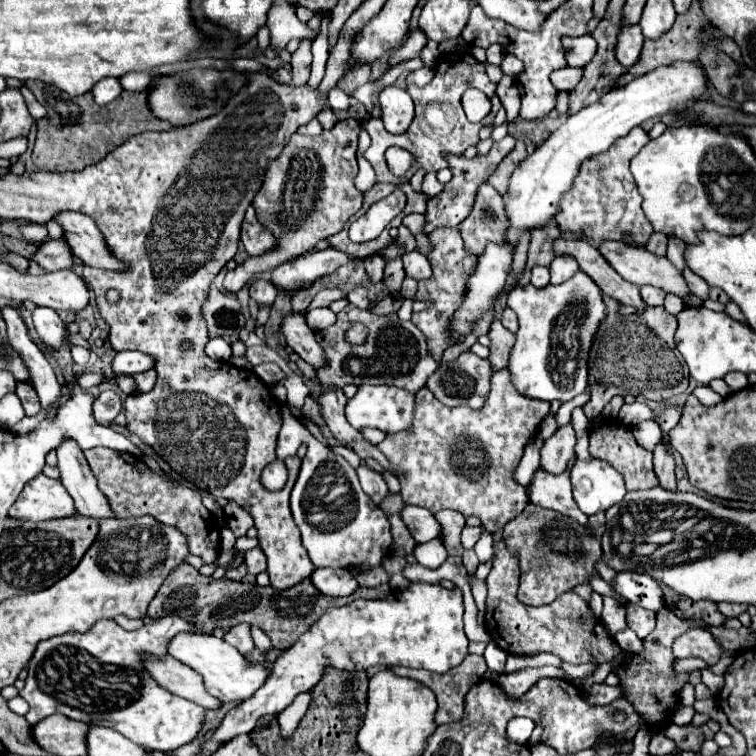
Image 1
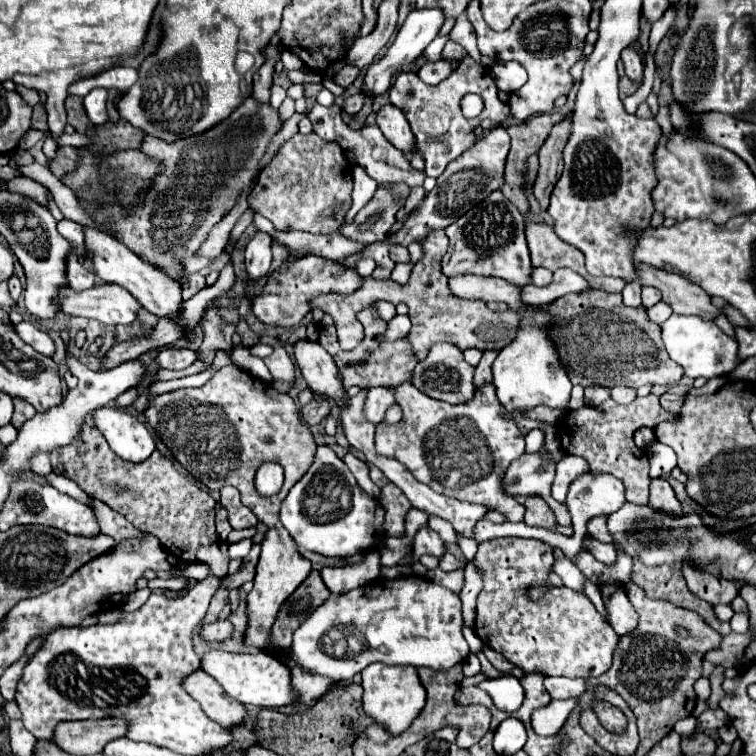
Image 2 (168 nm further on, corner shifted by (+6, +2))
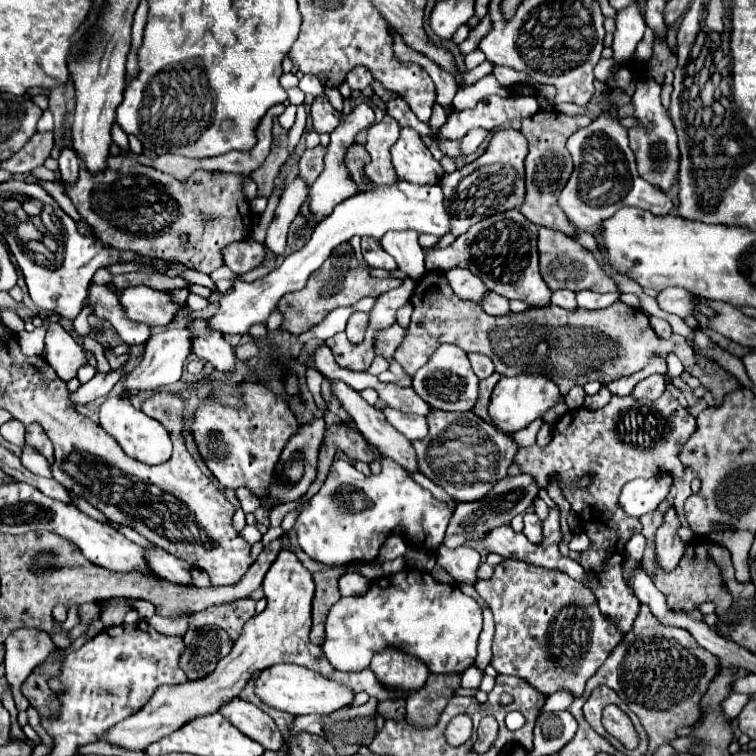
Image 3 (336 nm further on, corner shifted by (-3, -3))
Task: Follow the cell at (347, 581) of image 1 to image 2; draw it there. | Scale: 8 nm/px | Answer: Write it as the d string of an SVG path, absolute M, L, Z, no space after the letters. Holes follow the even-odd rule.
M367 551L363 563L347 567L323 567L321 579L331 593L347 593L359 585L365 585L379 577L379 551Z

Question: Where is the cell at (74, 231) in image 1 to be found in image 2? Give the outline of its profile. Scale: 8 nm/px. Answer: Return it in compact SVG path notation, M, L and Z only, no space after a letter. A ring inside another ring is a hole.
M87 225L83 227L83 233L85 233L85 247L89 249L87 259L93 263L93 271L101 281L121 285L147 311L155 313L157 317L167 317L167 315L177 317L177 311L179 311L179 305L181 305L181 285L177 281L169 279L159 269L155 269L149 263L141 261L131 249L127 249L123 243L119 243L111 235L107 235L107 233L103 233L95 227L87 227Z

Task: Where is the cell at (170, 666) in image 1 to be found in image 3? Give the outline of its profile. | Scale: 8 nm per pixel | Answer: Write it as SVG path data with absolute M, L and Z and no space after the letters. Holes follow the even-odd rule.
M240 698L232 700L232 704L220 708L220 714L224 714L242 734L250 736L252 740L258 740L266 750L278 752L286 746L286 740L276 728L274 720L250 702L244 702Z

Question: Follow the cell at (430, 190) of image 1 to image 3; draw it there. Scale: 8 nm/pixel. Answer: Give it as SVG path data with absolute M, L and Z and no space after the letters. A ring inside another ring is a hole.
M320 94L318 98L314 98L311 104L310 117L312 118L314 130L318 130L320 134L322 132L330 134L330 130L334 130L338 126L342 114L332 108L326 94Z

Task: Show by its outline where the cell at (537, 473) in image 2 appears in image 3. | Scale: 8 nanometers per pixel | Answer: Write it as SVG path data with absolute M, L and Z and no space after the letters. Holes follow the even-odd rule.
M518 474L514 478L504 478L504 480L496 482L494 488L486 494L486 498L476 500L476 502L458 502L458 506L452 514L450 526L446 530L444 544L448 548L458 548L458 546L466 546L466 542L474 542L474 540L484 538L486 532L490 532L498 526L510 524L510 520L516 514L522 514L528 506L532 506L532 500L536 496L538 496L538 486L526 474Z

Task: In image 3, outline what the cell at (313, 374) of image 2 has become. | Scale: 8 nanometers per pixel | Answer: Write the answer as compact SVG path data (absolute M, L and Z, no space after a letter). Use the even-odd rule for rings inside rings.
M332 380L332 390L334 390L334 396L340 400L340 404L344 406L344 410L348 412L348 416L352 418L352 422L356 424L356 428L362 432L362 436L364 436L382 456L392 458L394 462L398 462L398 464L400 464L404 470L408 470L408 472L418 472L418 462L416 462L416 452L414 452L414 448L412 448L412 442L406 440L406 436L402 436L392 424L388 424L386 416L384 416L378 408L370 406L356 390L352 390L350 386L346 386L346 384L340 382L340 380Z

